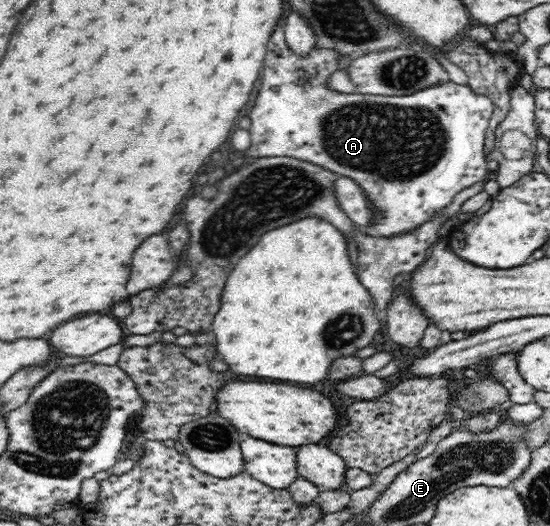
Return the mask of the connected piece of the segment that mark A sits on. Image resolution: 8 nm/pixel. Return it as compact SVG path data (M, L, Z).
M278 24L268 42L256 104L248 114L251 144L241 154L246 161L291 156L323 166L336 174L350 176L364 189L371 205L381 216L362 231L374 237L392 238L395 234L418 228L432 218L432 214L438 214L448 206L456 194L486 176L489 158L485 150L485 134L496 108L490 98L476 94L467 84L452 81L398 97L340 93L330 88L327 80L338 70L341 57L337 50L317 45L308 54L296 54L286 43L284 27Z

